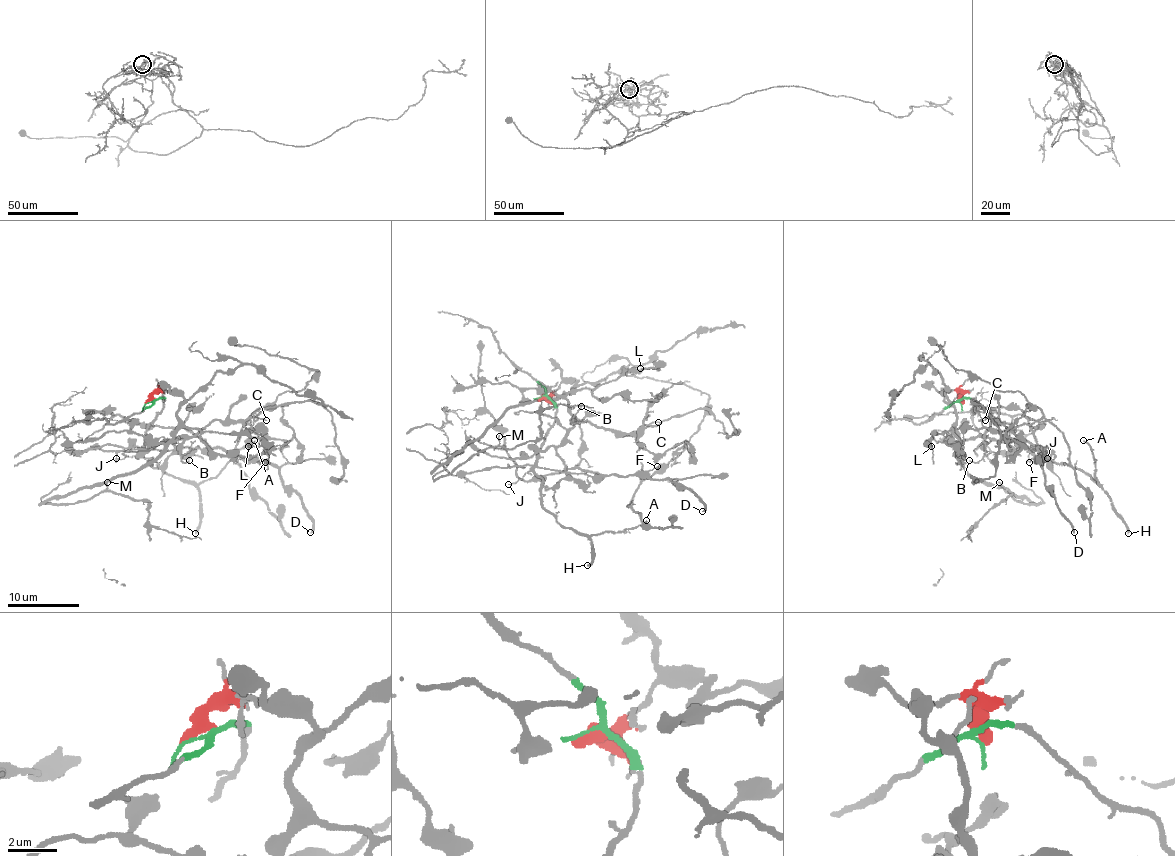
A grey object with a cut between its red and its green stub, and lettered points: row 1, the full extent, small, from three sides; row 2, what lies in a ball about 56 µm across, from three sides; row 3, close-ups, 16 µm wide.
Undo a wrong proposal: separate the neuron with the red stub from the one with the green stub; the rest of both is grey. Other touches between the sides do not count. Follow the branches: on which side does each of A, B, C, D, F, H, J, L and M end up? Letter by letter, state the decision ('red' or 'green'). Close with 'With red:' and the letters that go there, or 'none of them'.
A: green
B: red
C: red
D: green
F: green
H: green
J: green
L: red
M: red
With red: B, C, L, M

